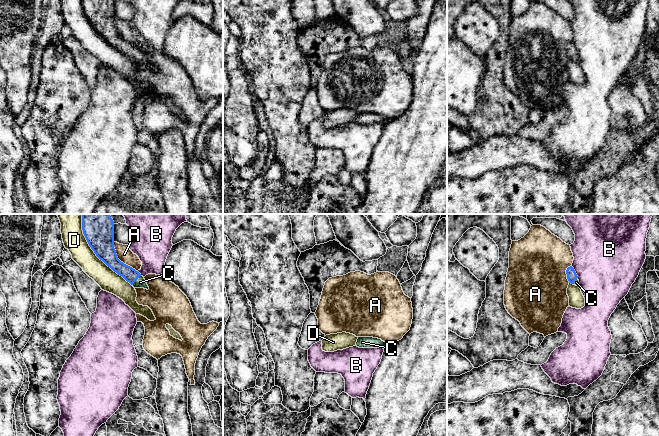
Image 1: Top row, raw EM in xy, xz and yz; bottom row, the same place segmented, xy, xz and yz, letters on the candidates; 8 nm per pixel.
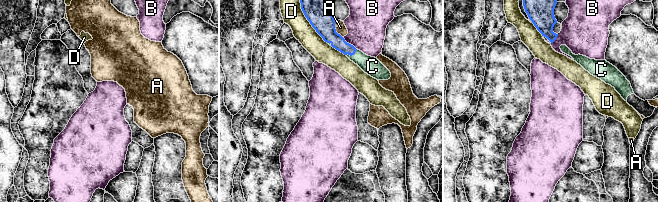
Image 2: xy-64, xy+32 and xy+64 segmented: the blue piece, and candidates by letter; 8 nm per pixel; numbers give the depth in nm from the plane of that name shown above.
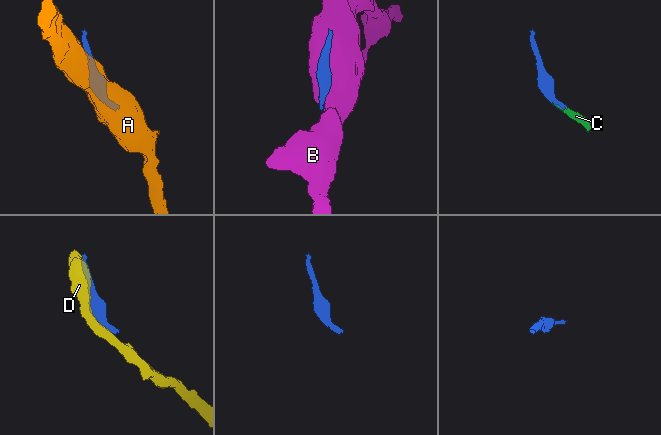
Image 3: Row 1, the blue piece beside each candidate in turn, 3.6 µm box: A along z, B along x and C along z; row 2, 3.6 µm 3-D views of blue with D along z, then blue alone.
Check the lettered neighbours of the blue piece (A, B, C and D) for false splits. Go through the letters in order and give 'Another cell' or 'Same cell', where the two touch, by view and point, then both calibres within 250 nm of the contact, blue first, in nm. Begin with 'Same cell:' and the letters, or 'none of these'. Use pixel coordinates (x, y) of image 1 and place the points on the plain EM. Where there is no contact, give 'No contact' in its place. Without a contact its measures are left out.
Same cell: C
A: Another cell. Touches blue at xy (119, 36). Thickness 220 nm (blue) against 120 nm
B: Another cell. Touches blue at yz (575, 48). Thickness 80 nm (blue) against 500 nm
C: Same cell. Touches blue at xy (136, 55). Thickness 110 nm (blue) against 80 nm
D: Another cell. Touches blue at xy (98, 33). Thickness 220 nm (blue) against 180 nm

